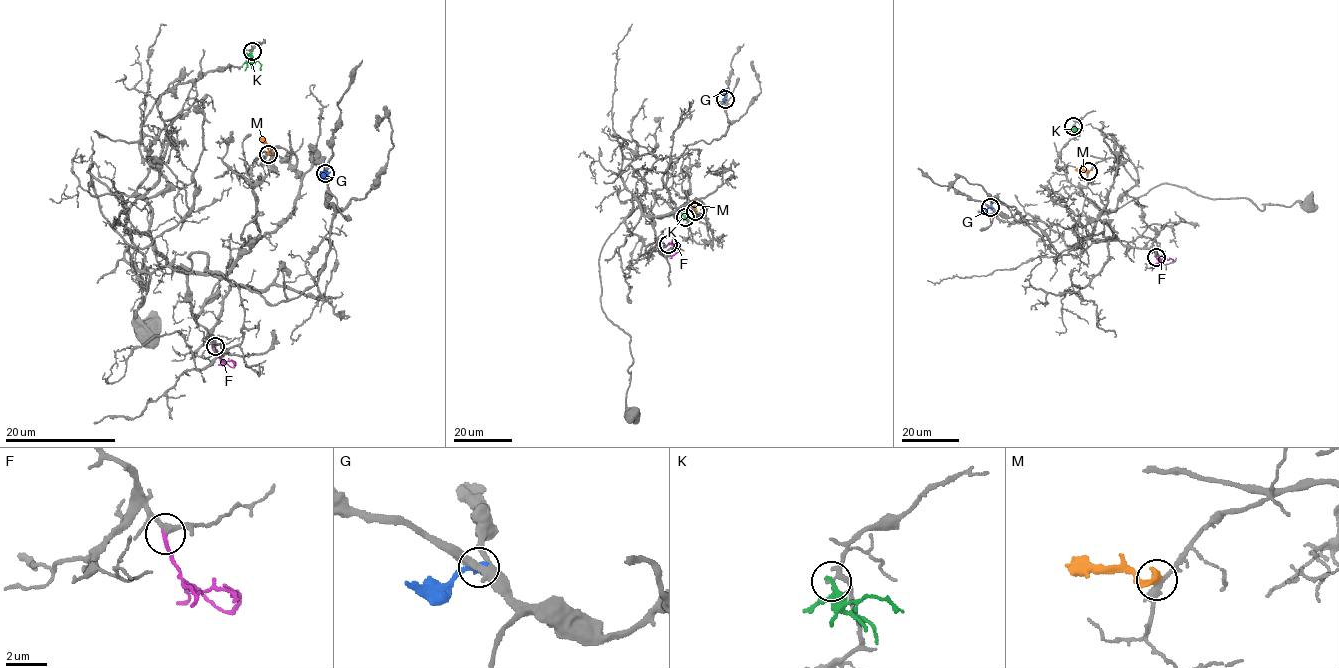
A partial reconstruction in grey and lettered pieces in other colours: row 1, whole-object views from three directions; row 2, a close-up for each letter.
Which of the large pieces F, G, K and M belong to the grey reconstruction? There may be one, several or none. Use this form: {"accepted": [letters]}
{"accepted": ["F"]}

